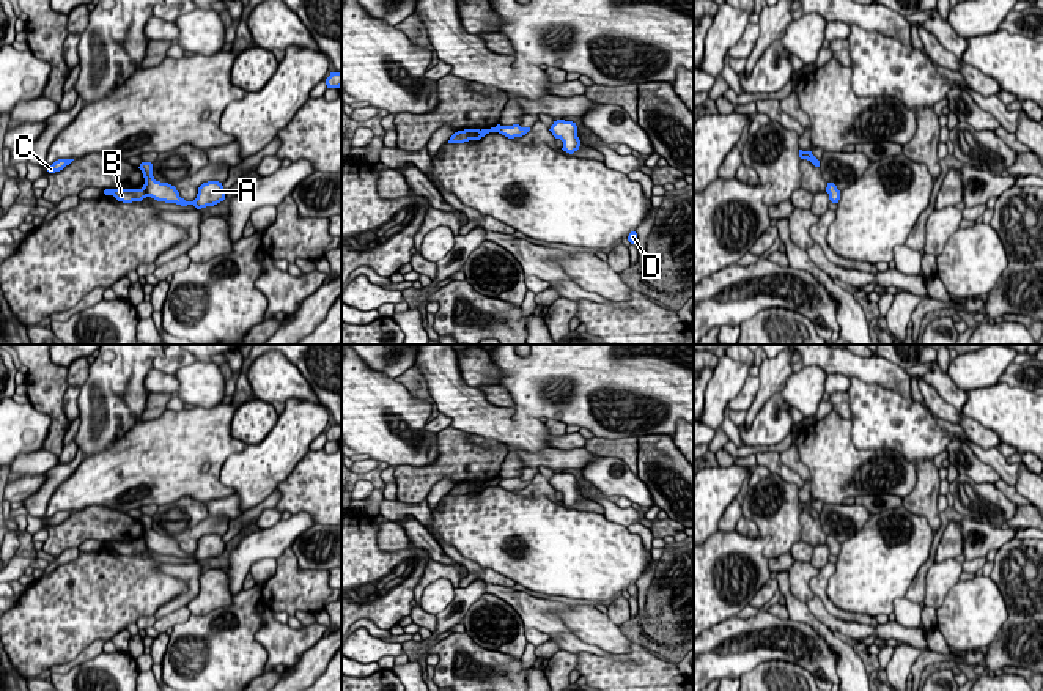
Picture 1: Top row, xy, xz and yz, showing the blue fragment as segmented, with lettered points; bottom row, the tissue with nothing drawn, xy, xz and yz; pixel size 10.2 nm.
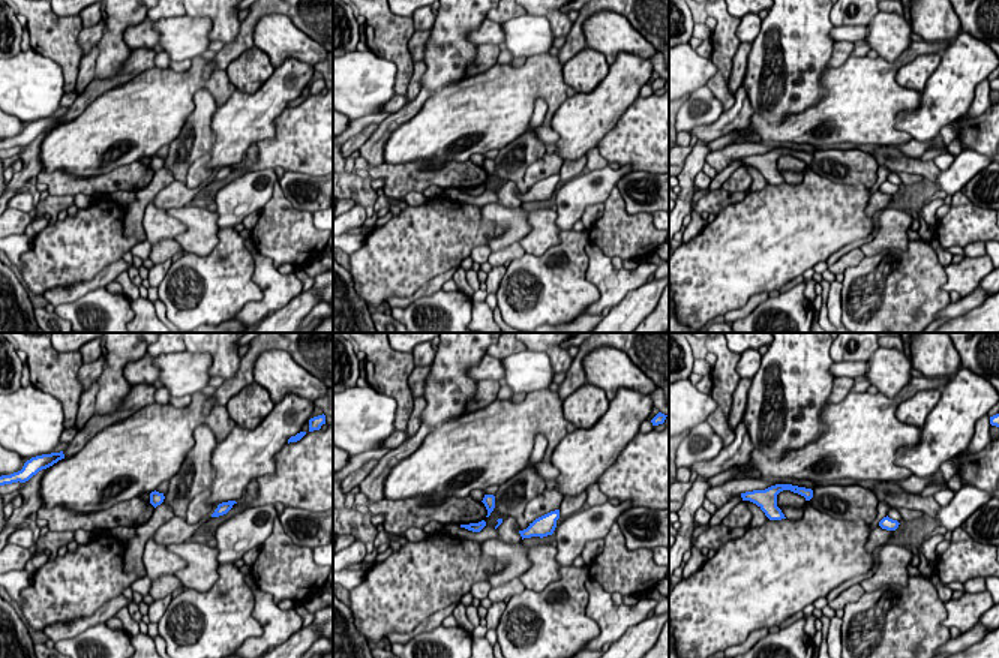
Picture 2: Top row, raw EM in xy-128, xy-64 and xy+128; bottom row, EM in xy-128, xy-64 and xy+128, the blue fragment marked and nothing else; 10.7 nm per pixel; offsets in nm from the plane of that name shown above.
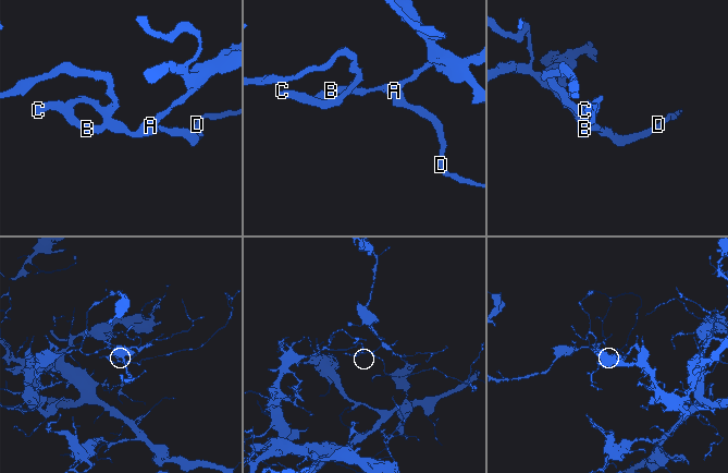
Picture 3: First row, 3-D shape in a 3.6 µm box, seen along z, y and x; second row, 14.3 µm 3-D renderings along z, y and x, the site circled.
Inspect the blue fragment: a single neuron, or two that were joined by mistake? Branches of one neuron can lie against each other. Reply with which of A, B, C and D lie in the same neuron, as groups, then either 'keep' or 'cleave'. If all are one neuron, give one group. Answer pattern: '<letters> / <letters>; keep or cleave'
A B C D; keep

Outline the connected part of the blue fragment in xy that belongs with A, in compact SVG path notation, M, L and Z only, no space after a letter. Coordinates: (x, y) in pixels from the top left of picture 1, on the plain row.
M142 515L138 519L143 526L145 537L142 541L105 541L105 548L113 548L118 554L132 556L151 549L157 554L176 556L181 559L193 557L197 562L214 559L225 552L225 541L219 534L208 534L198 540L197 551L186 554L179 549L175 538L156 534L153 529L153 516Z

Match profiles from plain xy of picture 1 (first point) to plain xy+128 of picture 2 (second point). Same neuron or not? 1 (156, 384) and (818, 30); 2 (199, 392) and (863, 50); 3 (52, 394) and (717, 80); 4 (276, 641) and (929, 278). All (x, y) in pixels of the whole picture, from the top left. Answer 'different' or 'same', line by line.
1: different
2: different
3: same
4: different

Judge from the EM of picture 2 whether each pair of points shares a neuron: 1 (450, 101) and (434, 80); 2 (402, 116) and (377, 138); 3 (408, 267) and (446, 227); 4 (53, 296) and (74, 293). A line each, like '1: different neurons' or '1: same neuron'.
1: different neurons
2: same neuron
3: same neuron
4: same neuron

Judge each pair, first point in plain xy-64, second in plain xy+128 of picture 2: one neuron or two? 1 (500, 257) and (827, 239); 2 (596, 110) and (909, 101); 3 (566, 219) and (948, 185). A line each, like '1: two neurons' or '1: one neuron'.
1: two neurons
2: two neurons
3: one neuron

